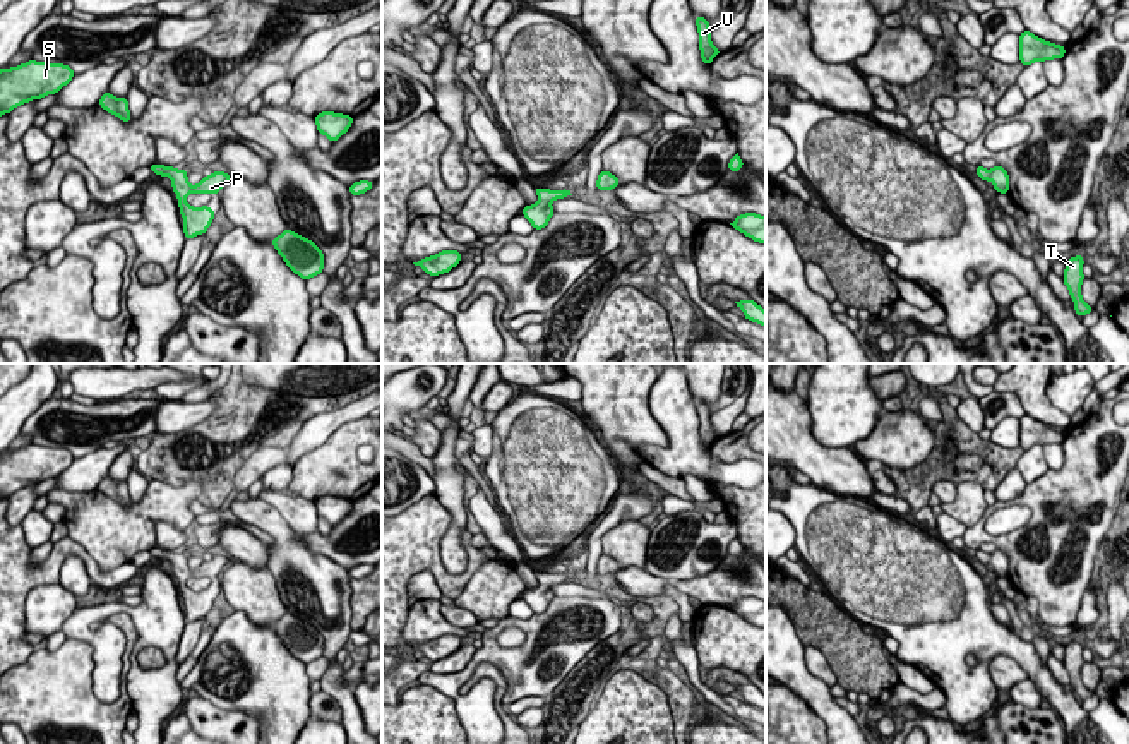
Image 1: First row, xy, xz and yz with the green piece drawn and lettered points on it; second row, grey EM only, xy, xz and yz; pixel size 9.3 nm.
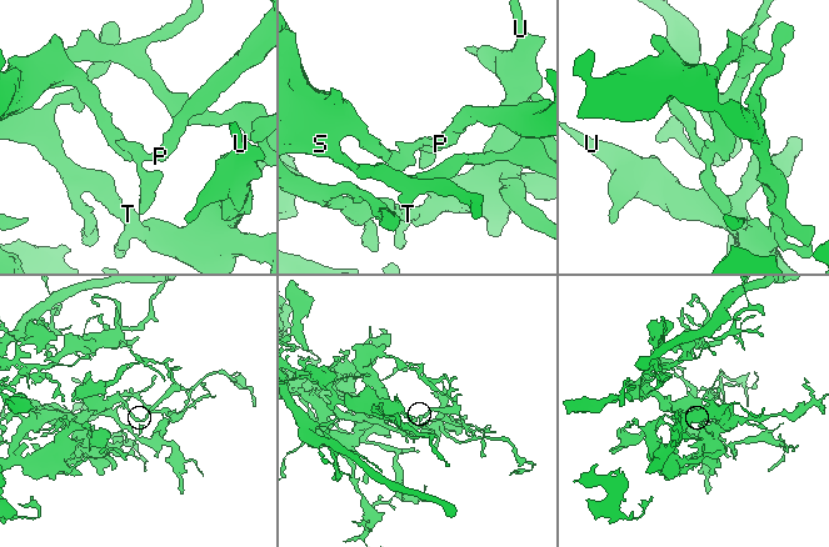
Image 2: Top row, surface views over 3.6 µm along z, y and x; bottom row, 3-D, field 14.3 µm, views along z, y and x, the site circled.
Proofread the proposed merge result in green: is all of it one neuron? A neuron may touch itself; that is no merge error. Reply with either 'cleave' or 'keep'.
keep

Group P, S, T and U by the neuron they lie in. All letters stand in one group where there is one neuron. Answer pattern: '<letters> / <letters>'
P S T U

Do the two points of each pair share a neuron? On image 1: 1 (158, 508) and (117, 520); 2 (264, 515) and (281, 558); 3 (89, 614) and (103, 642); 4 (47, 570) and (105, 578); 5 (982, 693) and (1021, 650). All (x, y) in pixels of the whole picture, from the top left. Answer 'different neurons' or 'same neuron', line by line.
1: same neuron
2: same neuron
3: same neuron
4: same neuron
5: same neuron

